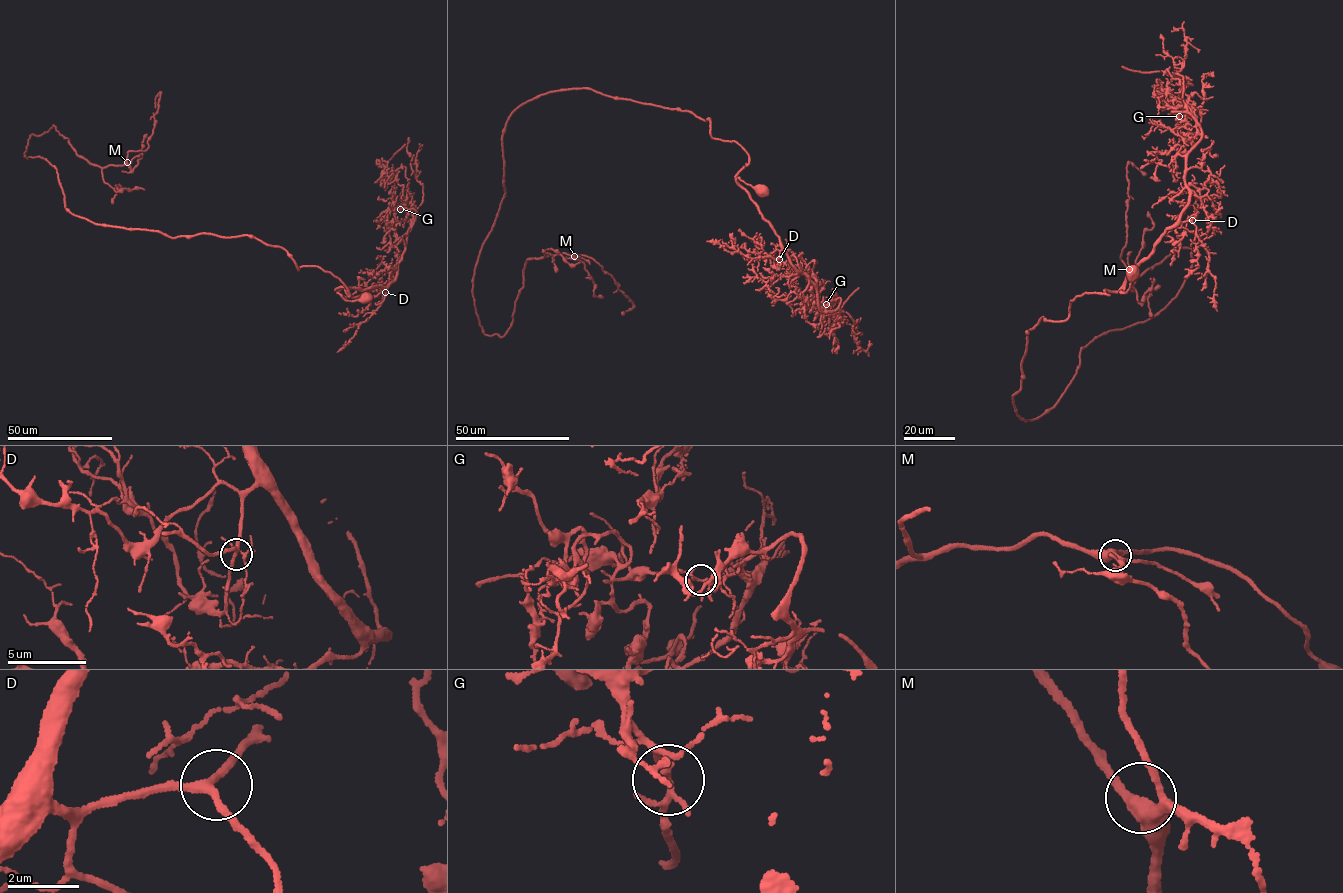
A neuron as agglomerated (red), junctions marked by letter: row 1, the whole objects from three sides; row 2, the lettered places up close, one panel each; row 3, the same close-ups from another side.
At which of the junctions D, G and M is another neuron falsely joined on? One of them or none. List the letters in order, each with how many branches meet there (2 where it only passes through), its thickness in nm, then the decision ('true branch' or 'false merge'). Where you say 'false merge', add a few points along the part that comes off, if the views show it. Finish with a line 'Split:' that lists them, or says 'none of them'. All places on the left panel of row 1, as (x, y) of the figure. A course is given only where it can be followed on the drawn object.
D: branches 3; calibre 200 nm; true branch
G: branches 3; calibre 160 nm; false merge; course (400, 209), (389, 211), (396, 188), (382, 176), (392, 170), (386, 178), (388, 161), (379, 167)
M: branches 3; calibre 400 nm; true branch
Split: G

